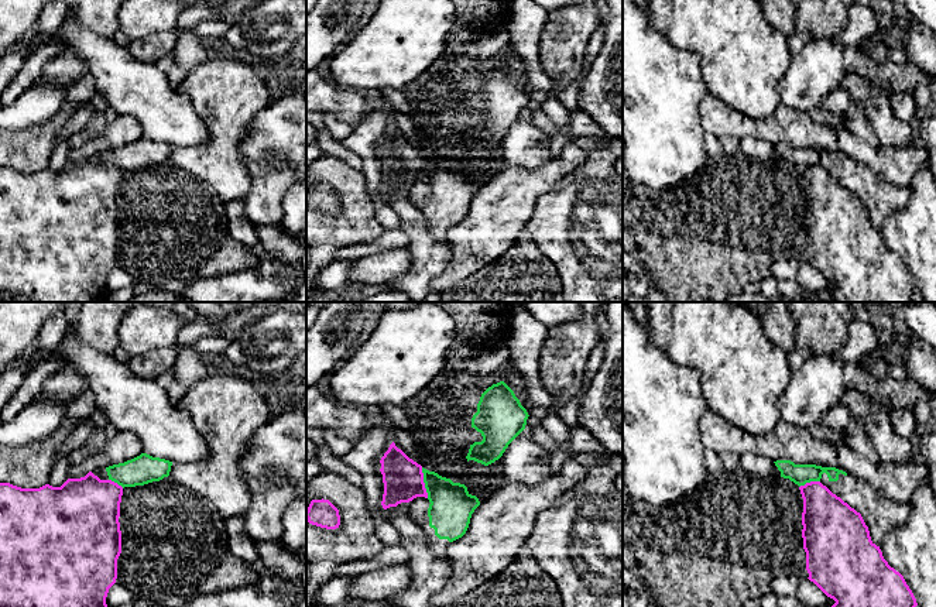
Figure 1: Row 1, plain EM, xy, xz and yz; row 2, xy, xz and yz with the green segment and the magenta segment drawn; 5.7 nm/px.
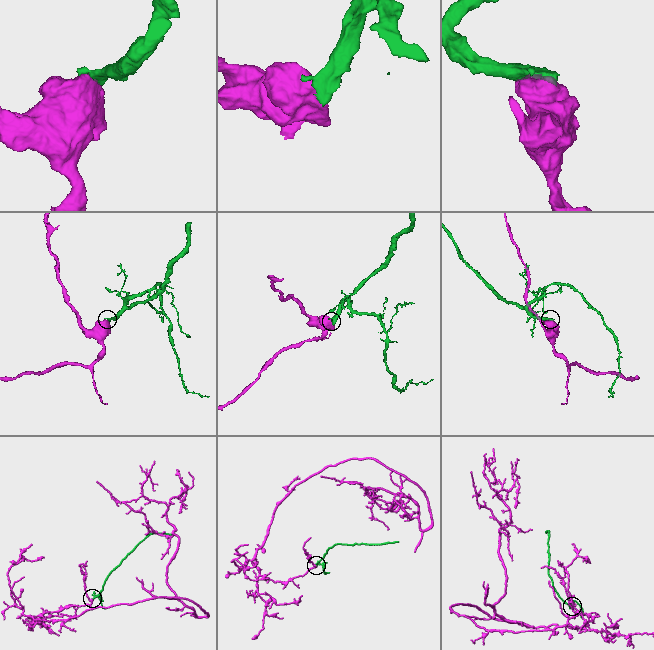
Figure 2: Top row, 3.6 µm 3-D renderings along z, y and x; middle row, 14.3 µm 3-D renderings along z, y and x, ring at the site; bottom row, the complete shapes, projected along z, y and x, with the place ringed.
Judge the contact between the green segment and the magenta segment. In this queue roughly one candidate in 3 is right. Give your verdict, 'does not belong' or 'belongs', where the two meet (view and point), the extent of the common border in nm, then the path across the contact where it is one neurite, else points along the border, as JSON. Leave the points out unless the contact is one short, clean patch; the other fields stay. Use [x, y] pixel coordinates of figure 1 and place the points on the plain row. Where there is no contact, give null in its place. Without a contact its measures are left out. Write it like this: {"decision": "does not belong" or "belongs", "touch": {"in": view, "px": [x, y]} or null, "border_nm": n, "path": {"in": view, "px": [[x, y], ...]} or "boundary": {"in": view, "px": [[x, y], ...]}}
{"decision": "does not belong", "touch": {"in": "xz", "px": [424, 165]}, "border_nm": 180}

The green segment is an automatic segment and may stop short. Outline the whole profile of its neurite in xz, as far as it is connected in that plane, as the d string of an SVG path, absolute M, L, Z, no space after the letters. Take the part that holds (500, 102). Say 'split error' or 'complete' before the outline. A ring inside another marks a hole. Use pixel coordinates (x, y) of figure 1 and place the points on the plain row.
complete; M500 65L488 71L480 80L472 112L481 117L483 124L470 128L467 145L488 150L498 144L508 128L525 113L527 93L514 75Z

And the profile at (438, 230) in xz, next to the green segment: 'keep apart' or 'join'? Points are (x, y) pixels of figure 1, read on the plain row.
join

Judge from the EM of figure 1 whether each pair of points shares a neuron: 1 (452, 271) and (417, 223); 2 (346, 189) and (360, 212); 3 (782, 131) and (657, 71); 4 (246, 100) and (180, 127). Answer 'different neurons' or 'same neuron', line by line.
1: different neurons
2: same neuron
3: different neurons
4: different neurons

